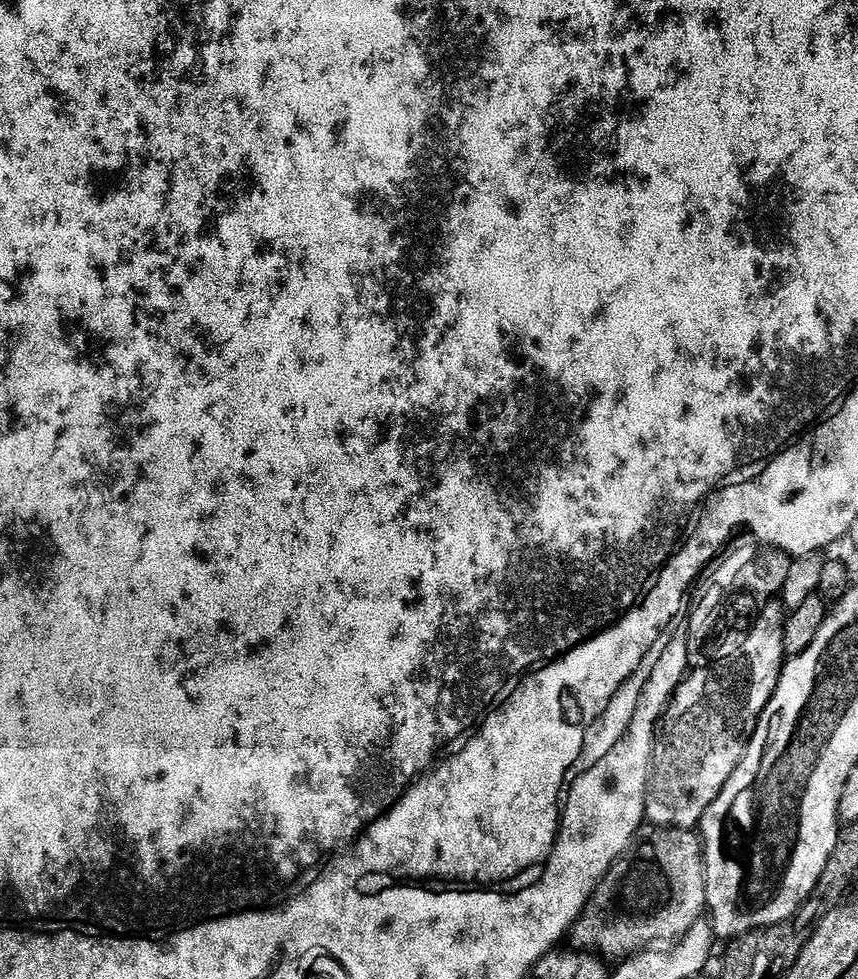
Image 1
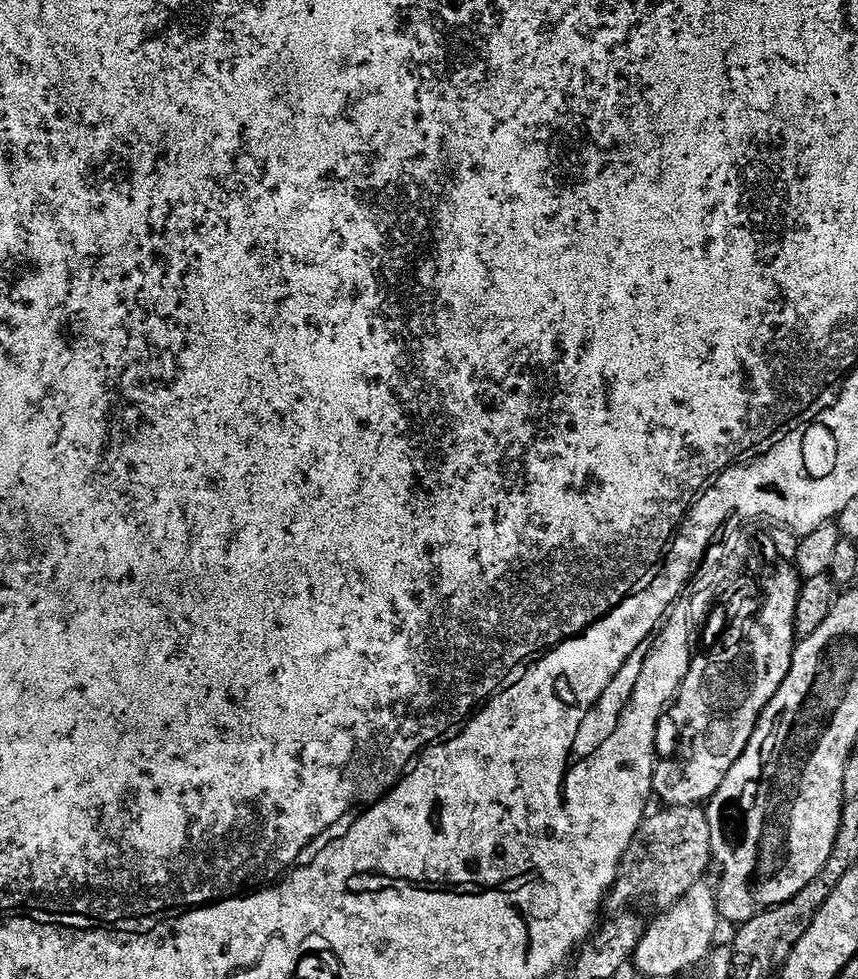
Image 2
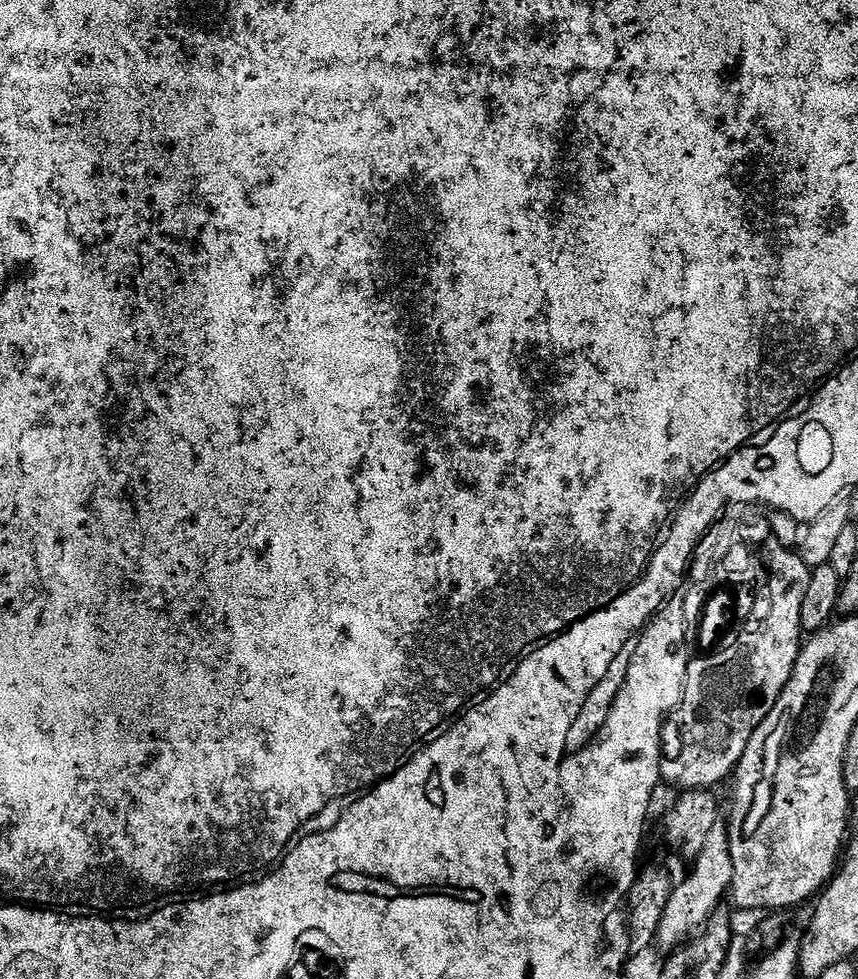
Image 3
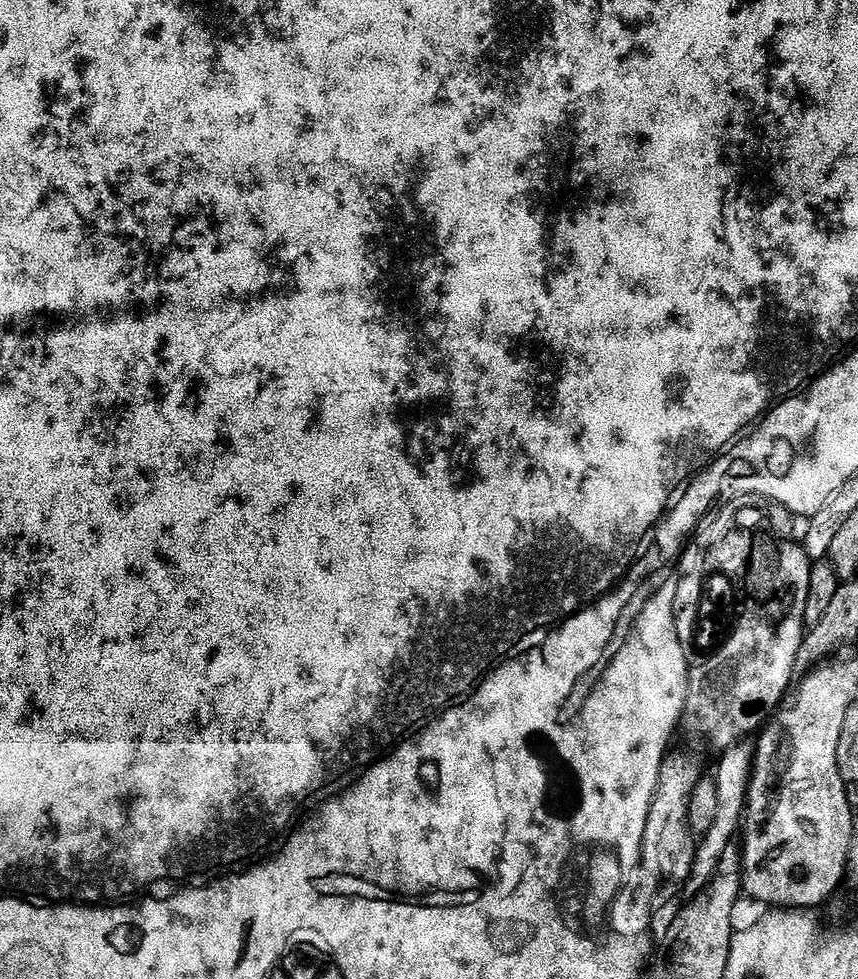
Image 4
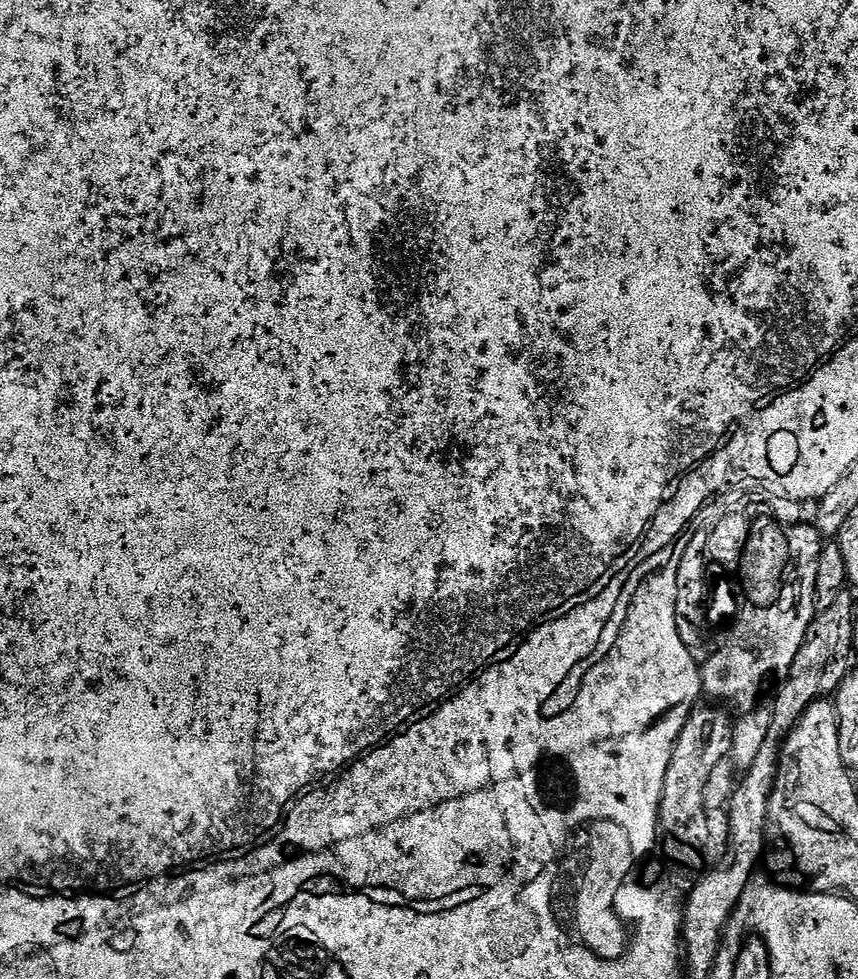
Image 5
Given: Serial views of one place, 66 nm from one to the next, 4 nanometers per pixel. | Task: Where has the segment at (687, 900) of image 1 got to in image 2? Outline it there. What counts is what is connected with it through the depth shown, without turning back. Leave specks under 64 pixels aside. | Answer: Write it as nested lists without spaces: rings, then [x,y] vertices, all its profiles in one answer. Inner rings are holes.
[[[671,805],[660,811],[645,817],[627,848],[627,859],[620,867],[614,892],[606,898],[607,909],[622,910],[646,903],[655,904],[658,911],[665,912],[700,884],[708,866],[713,865],[712,832],[707,811],[699,805]]]

